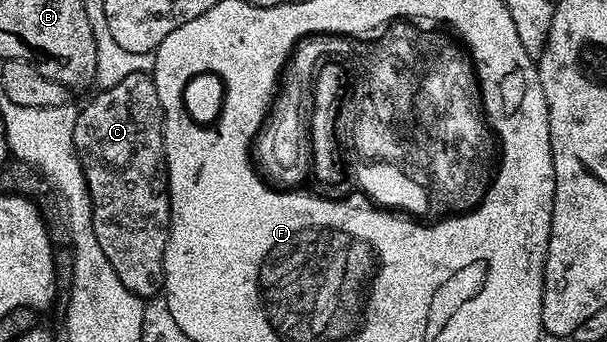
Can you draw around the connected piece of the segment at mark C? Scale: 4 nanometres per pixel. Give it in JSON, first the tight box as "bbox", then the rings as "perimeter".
{"bbox":[74,72,172,299],"perimeter":[[[140,72],[127,75],[126,79],[115,84],[114,87],[100,89],[97,94],[97,97],[85,109],[81,108],[77,112],[76,122],[74,123],[74,147],[78,159],[82,163],[82,171],[86,175],[86,187],[90,191],[94,235],[98,235],[98,244],[102,246],[106,259],[110,259],[110,267],[114,267],[118,279],[122,279],[122,283],[126,283],[126,287],[130,287],[130,291],[134,291],[134,295],[152,299],[164,288],[164,252],[168,242],[168,226],[172,224],[170,195],[168,193],[168,164],[164,150],[164,112],[162,111],[162,103],[158,99],[158,87],[153,83],[147,72]]]}

